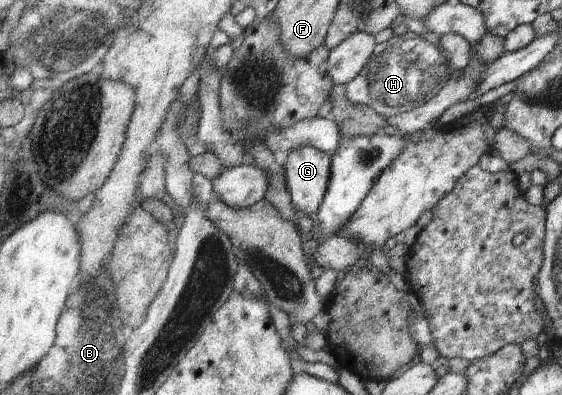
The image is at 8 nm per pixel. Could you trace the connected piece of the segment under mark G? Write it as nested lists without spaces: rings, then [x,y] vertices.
[[[308,145],[298,147],[298,149],[288,151],[283,168],[286,174],[286,191],[290,195],[290,201],[295,209],[307,213],[312,219],[326,191],[326,183],[330,174],[329,156]]]

